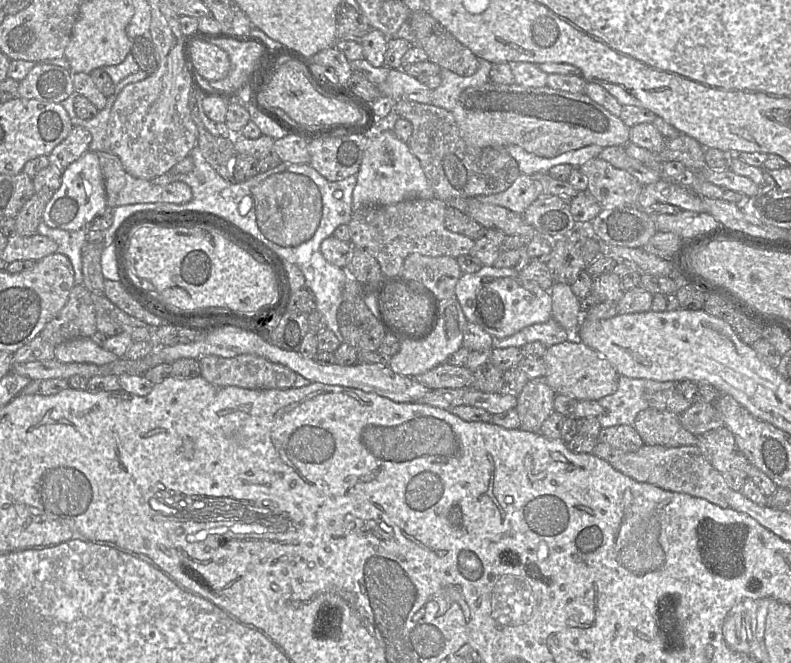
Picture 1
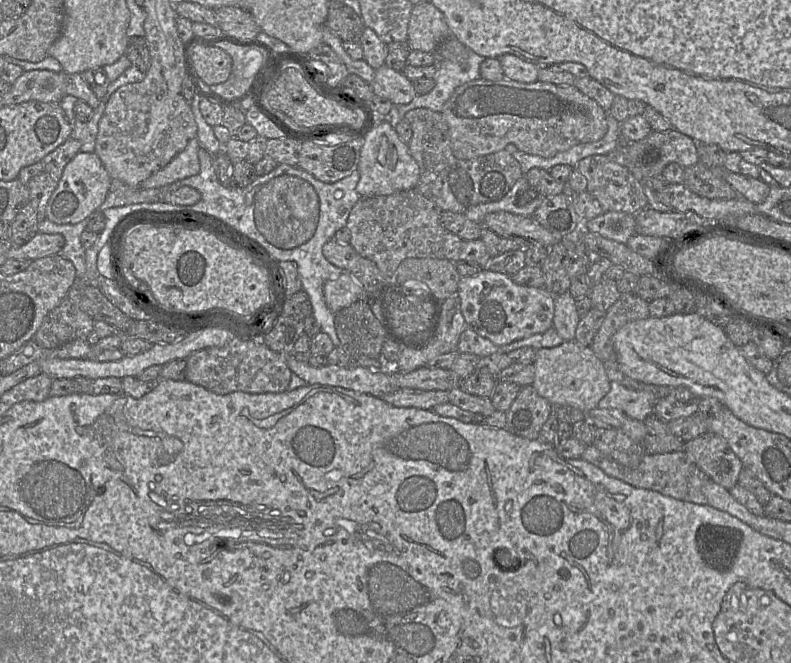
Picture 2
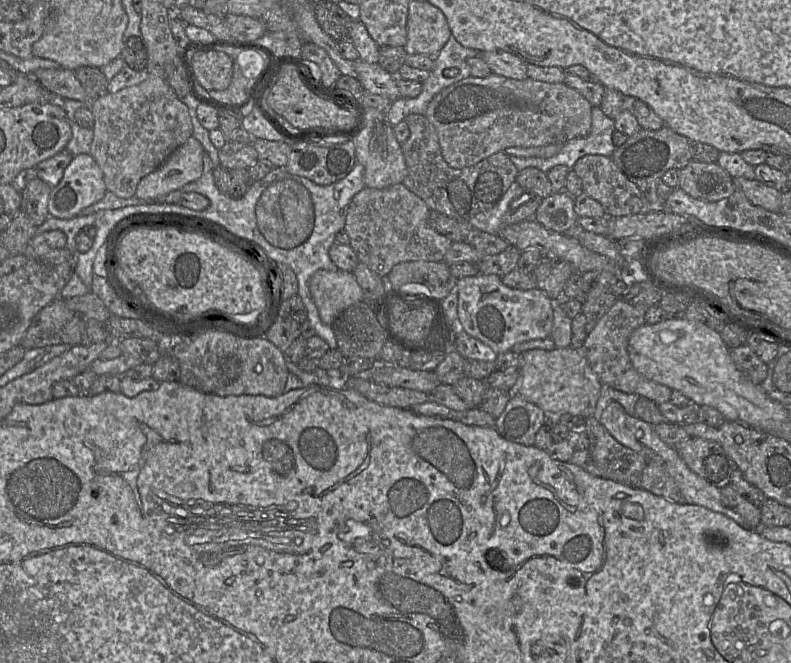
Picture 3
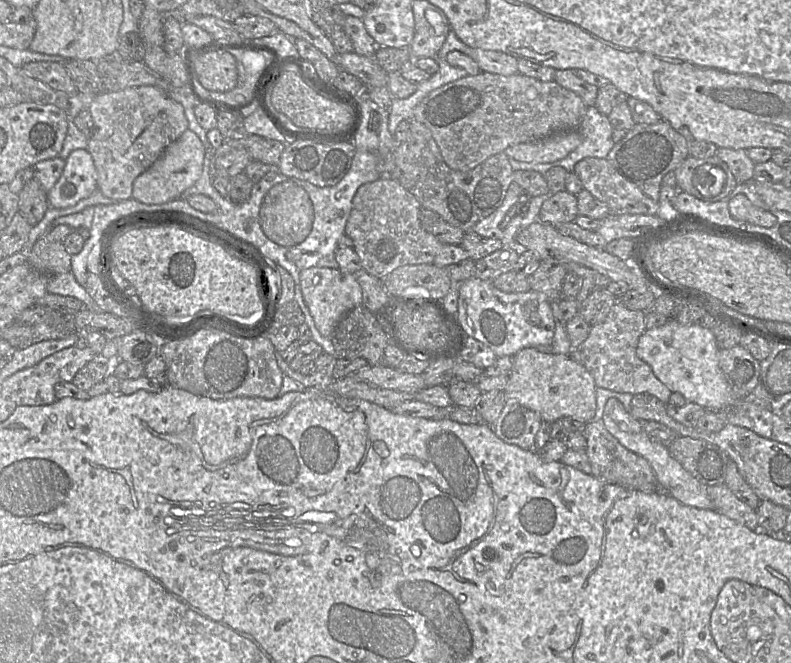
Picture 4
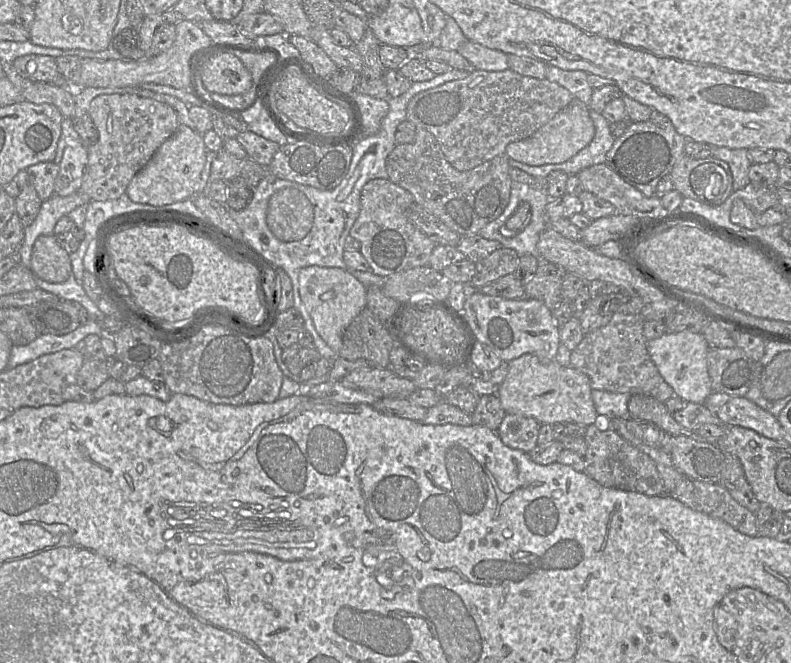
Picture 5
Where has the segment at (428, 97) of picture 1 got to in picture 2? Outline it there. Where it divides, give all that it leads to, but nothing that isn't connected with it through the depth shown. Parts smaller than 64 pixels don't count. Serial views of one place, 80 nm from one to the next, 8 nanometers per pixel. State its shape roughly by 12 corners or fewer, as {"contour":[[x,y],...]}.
{"contour":[[386,65],[370,84],[376,96],[394,105],[417,96],[413,82]]}

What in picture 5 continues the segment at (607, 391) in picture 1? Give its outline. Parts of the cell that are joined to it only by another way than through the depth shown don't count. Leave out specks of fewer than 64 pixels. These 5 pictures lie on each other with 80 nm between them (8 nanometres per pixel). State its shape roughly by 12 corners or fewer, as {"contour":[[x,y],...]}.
{"contour":[[523,354],[497,391],[540,424],[601,423],[590,380]]}

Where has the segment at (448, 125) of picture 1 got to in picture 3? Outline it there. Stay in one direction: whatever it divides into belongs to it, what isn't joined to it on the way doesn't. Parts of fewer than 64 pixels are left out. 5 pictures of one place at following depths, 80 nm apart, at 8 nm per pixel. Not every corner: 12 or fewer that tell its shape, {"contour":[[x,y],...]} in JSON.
{"contour":[[425,115],[404,121],[402,184],[462,222],[496,206],[519,171],[505,152],[453,168]]}

